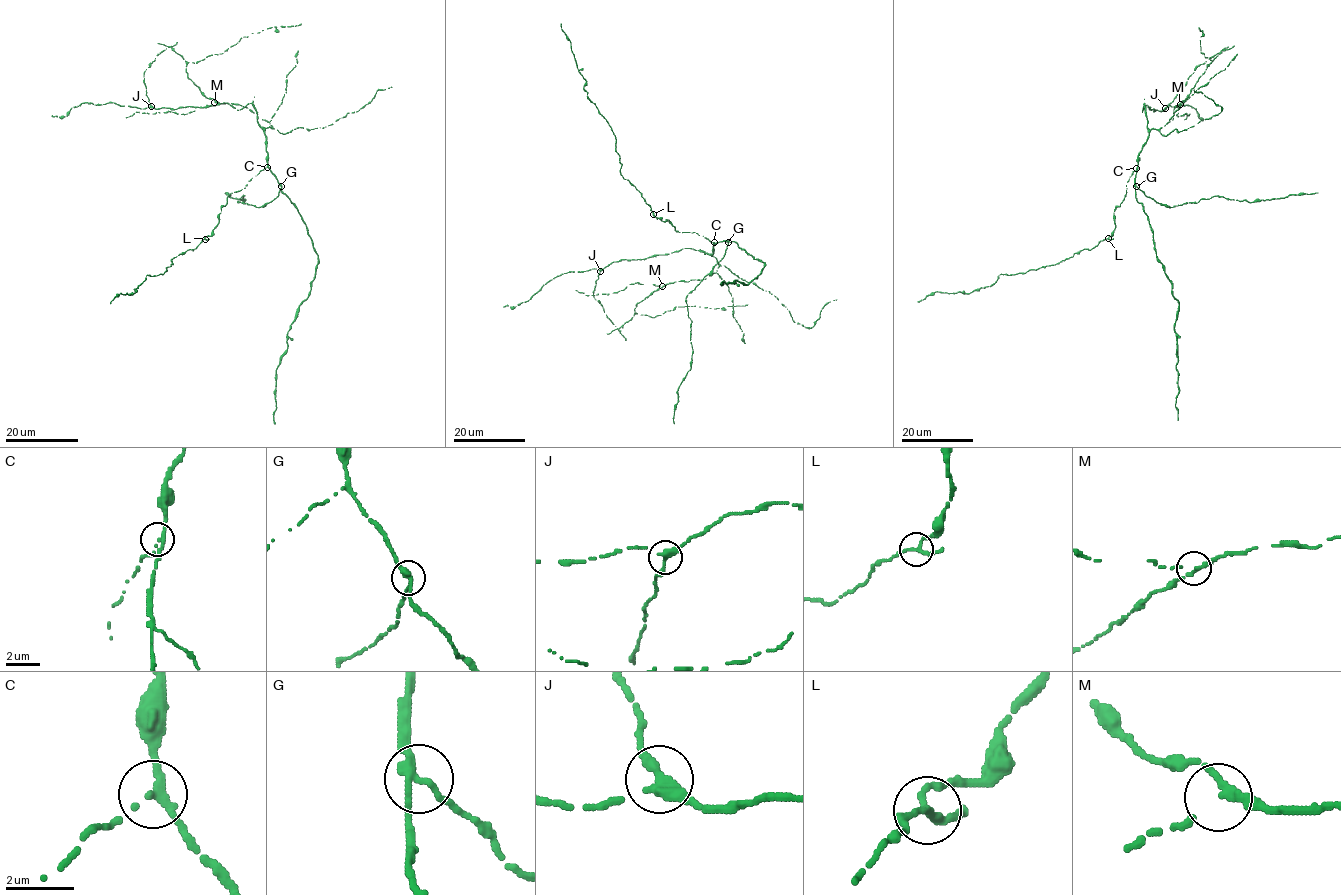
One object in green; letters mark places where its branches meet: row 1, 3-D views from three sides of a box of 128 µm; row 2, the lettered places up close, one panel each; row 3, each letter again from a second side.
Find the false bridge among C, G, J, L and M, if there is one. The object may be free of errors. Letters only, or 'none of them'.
none of them

